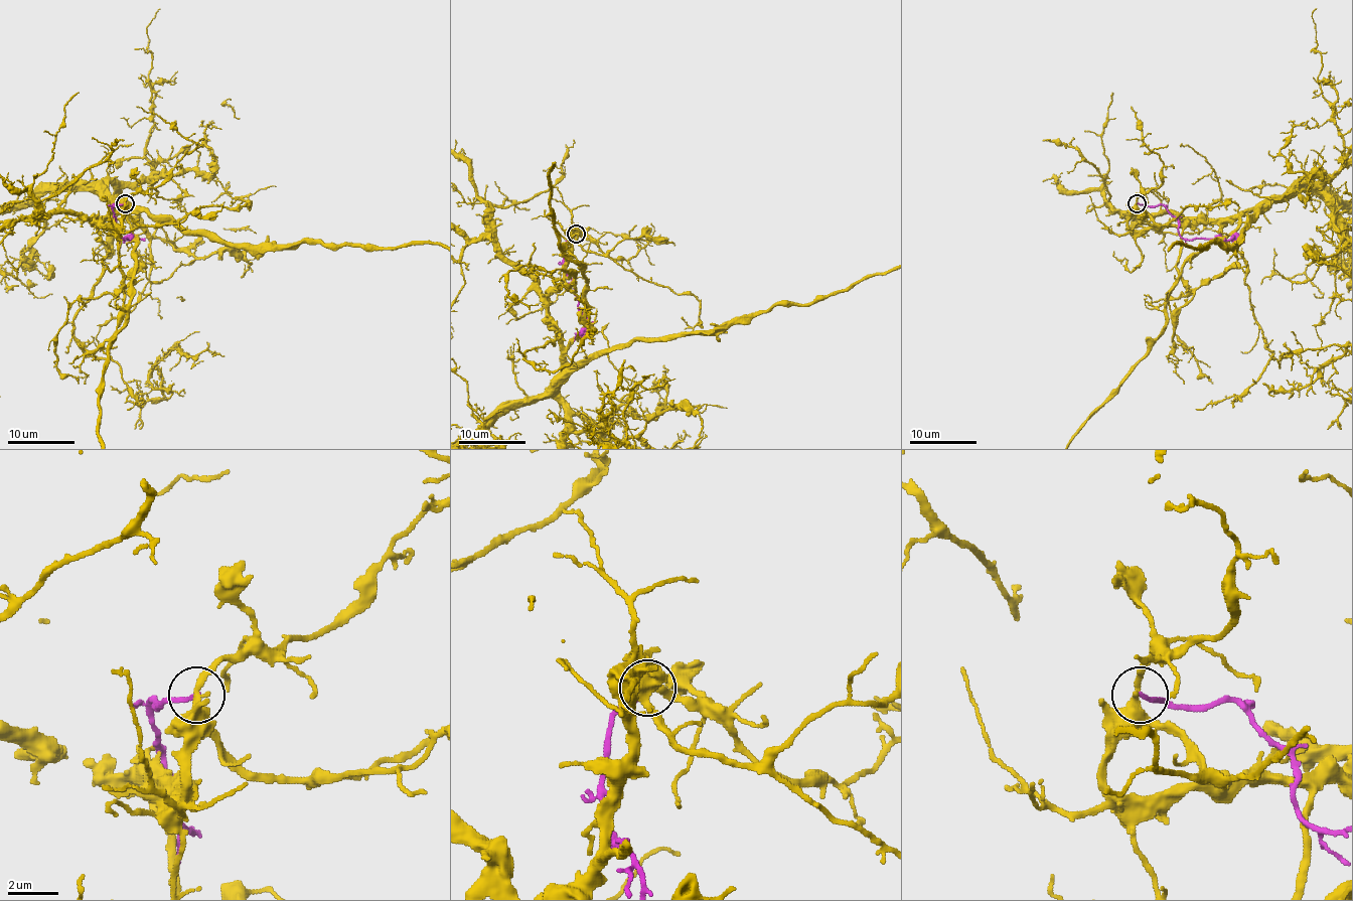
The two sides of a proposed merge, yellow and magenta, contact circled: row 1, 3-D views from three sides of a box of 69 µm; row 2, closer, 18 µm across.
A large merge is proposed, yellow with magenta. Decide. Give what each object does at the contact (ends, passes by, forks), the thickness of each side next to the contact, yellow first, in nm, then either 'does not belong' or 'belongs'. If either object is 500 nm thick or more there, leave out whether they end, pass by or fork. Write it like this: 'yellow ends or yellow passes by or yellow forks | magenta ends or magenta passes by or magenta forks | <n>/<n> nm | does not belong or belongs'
yellow passes by | magenta ends | 320/180 nm | does not belong

